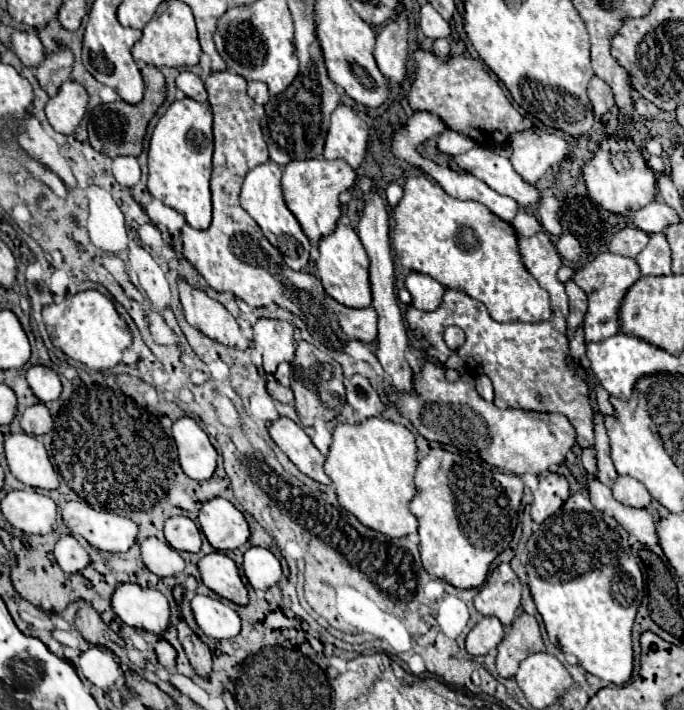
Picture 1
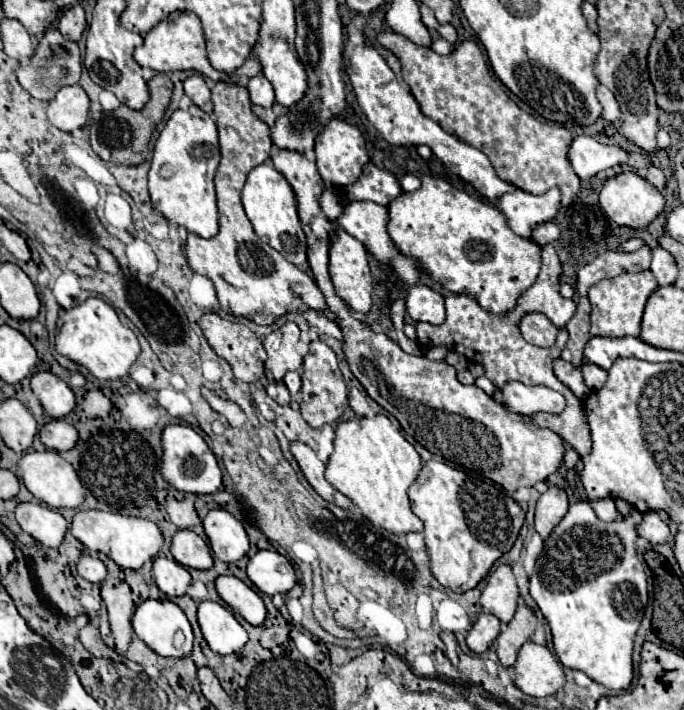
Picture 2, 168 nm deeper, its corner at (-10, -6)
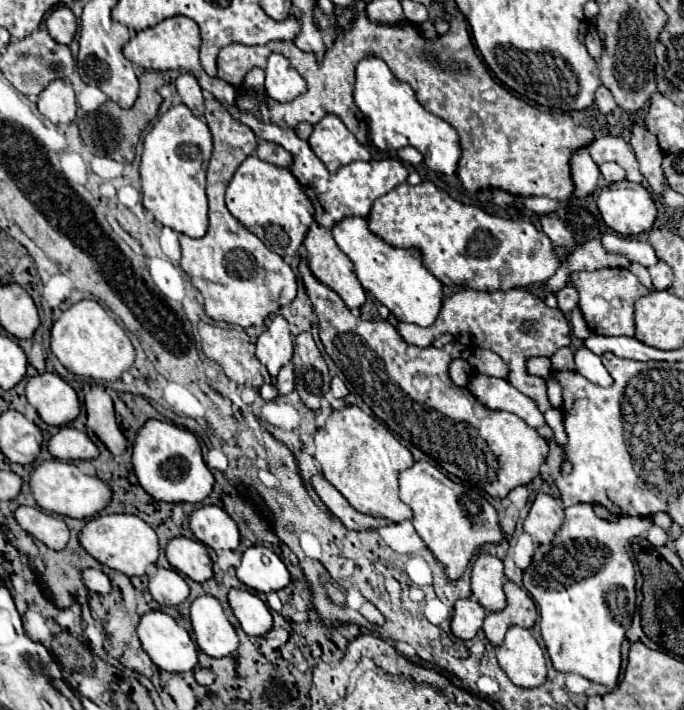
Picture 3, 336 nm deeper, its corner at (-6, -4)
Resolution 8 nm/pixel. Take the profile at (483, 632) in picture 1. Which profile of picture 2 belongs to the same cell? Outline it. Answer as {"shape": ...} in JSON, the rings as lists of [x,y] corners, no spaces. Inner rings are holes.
{"shape":[[[480,612],[476,614],[476,620],[466,634],[466,646],[472,652],[482,654],[496,640],[498,634],[500,634],[500,620],[494,618],[494,614]]]}

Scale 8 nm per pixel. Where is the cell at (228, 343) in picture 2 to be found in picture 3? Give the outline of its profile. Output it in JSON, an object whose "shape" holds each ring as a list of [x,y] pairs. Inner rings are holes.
{"shape":[[[200,322],[198,334],[202,340],[202,352],[208,358],[212,358],[216,364],[220,364],[230,380],[244,384],[244,386],[252,386],[252,388],[260,388],[264,384],[266,374],[262,370],[260,360],[256,358],[256,344],[242,328],[222,328],[222,326],[212,326],[212,324]]]}

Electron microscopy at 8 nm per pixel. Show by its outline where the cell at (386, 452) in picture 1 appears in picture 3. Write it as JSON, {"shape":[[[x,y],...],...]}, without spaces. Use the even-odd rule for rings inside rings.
{"shape":[[[358,406],[334,410],[324,428],[314,434],[314,458],[324,478],[362,514],[386,518],[394,524],[412,520],[412,510],[398,496],[398,476],[414,464],[408,448],[404,448],[390,430]]]}

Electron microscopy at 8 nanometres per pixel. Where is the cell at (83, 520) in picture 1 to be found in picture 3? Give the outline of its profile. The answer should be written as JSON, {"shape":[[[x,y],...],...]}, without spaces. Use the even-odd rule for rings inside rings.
{"shape":[[[106,514],[106,516],[92,516],[84,522],[80,532],[80,544],[92,554],[100,564],[114,568],[128,576],[142,576],[146,568],[158,560],[158,538],[150,524],[134,514]]]}

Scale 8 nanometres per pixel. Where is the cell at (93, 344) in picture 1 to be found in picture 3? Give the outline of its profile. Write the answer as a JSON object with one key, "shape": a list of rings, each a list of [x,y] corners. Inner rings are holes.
{"shape":[[[80,300],[60,314],[52,326],[50,348],[70,372],[94,380],[114,382],[134,364],[134,346],[130,338],[96,300]]]}

